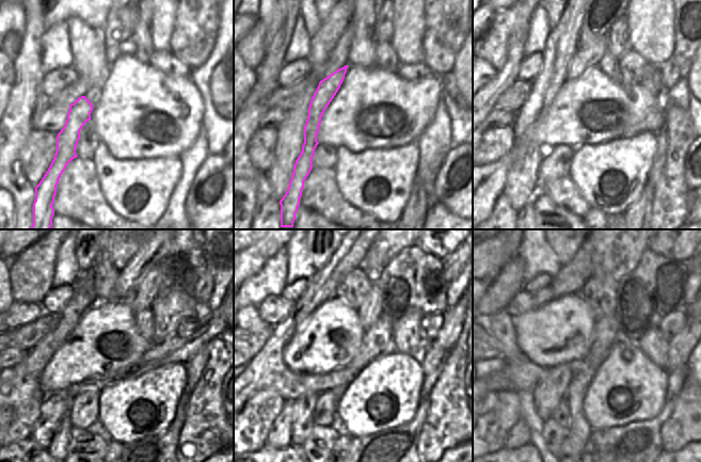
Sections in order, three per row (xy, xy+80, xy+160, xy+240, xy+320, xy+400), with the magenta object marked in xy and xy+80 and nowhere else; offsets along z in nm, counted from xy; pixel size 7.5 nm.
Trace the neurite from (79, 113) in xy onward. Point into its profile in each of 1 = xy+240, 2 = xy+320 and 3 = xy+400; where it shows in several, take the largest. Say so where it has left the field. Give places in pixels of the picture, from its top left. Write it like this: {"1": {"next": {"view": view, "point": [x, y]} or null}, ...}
{"1": {"next": {"view": "xy+240", "point": [147, 256]}}, "2": {"next": {"view": "xy+320", "point": [382, 251]}}, "3": {"next": null}}

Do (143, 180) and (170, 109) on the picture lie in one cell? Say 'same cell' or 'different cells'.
different cells

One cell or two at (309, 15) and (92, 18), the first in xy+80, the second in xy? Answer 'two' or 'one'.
two

